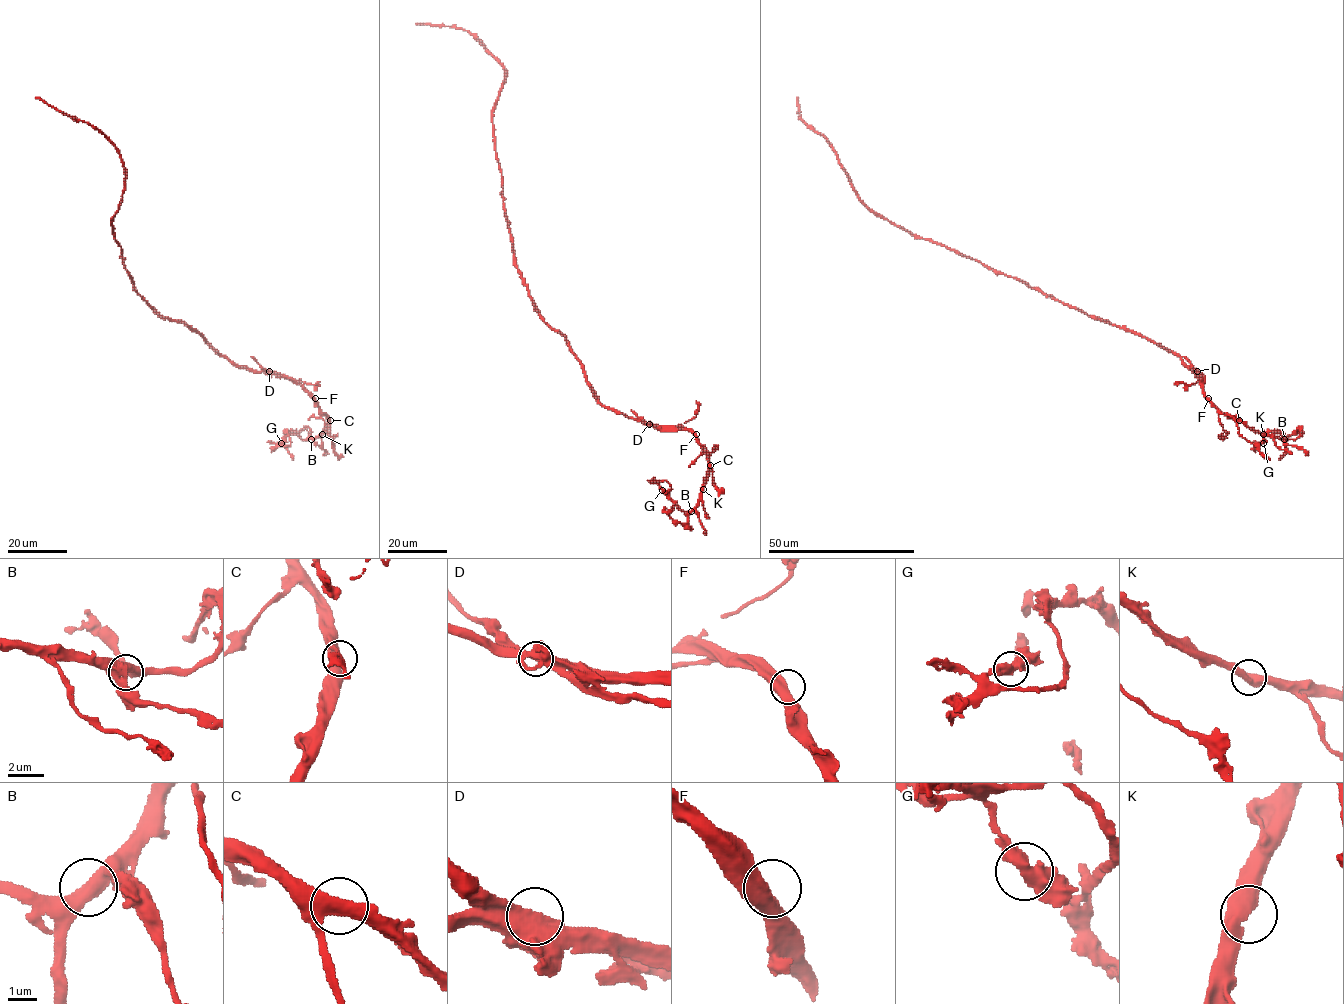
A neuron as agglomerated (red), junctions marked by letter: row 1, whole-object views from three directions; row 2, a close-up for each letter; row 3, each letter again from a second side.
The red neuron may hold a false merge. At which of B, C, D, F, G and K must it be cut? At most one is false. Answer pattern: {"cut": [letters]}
{"cut": ["D"]}

